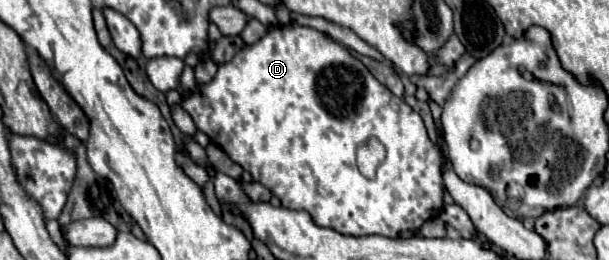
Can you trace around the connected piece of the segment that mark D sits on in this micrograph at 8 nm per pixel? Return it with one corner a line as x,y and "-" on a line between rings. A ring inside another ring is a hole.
291,25
291,27
271,27
269,33
253,43
243,47
243,51
239,51
233,61
225,63
219,67
215,79
207,85
197,85
191,93
189,99
185,99
181,103
181,107
191,115
193,123
197,125
199,131
203,131
205,135
209,135
209,139
221,147
235,163
239,163
245,171
249,171
253,175
253,181
265,185
267,189
271,189
271,193
275,197
281,199
283,207
287,209
303,209
307,213
311,213
313,221
321,227
329,227
335,229
343,235
351,235
351,237
361,237
361,235
383,235
383,237
399,237
403,231
417,231
425,221
433,219
439,215
439,211
443,209
443,175
441,175
441,153
437,149
437,145
433,145
433,141
427,135
425,123
419,117
419,113
415,113
403,99
395,97
385,85
381,85
371,73
369,69
357,59
353,57
347,47
331,41
325,33
315,31
311,27
301,27
301,25
-
369,137
377,137
379,143
385,147
387,157
377,168
375,179
367,179
361,175
357,161
355,161
355,151
359,145
363,145

